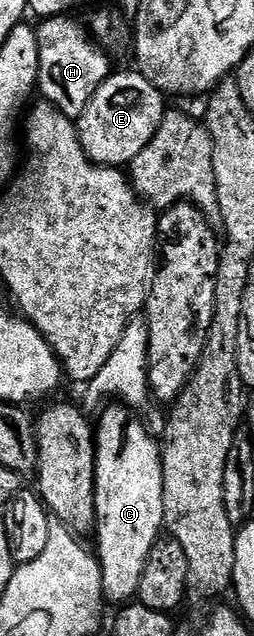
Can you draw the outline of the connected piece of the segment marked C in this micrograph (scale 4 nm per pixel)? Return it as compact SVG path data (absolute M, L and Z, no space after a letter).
M117 405L119 407L102 408L103 416L100 417L99 423L97 419L97 430L95 431L95 521L97 524L97 536L99 535L99 551L97 550L97 558L99 568L103 574L103 594L106 602L126 604L128 601L134 600L139 593L141 585L141 573L145 573L145 561L149 557L149 553L155 548L161 536L164 534L163 525L163 456L161 454L160 444L134 419L132 408L126 405Z

